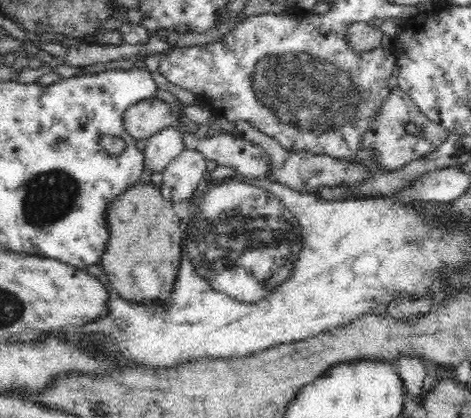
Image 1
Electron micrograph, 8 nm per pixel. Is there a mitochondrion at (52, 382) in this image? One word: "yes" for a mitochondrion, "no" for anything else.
no

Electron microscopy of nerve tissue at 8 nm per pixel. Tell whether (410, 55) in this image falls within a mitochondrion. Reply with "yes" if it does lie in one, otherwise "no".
no

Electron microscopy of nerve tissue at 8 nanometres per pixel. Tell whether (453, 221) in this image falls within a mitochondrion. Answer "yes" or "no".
no

